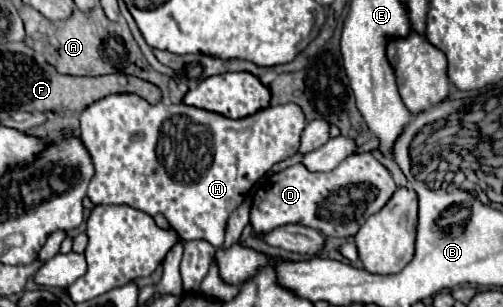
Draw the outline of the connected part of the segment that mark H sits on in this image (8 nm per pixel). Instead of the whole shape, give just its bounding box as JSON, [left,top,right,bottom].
[80,93,306,249]

